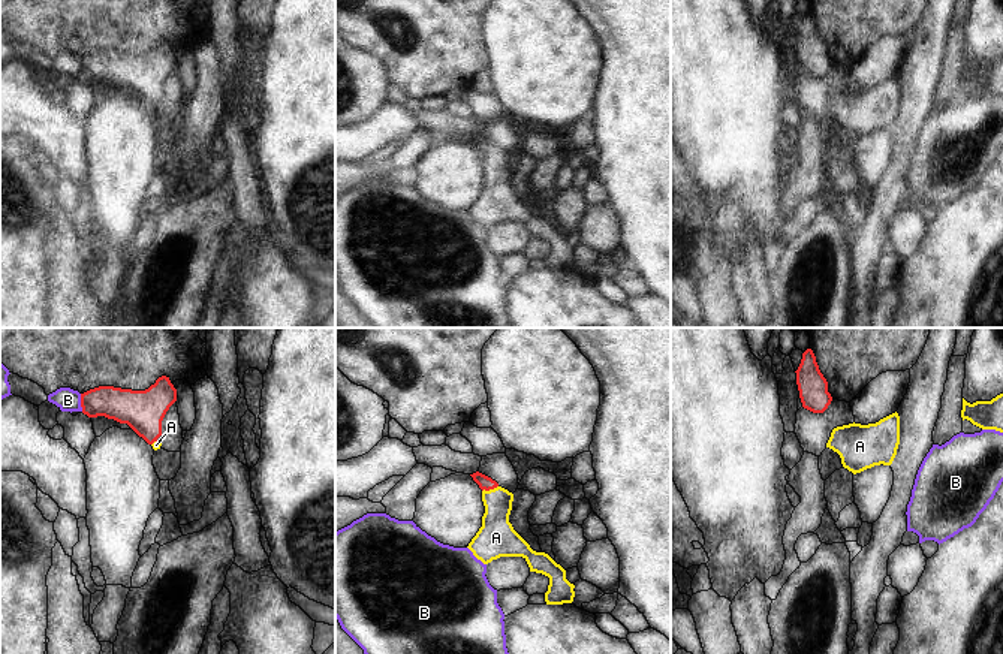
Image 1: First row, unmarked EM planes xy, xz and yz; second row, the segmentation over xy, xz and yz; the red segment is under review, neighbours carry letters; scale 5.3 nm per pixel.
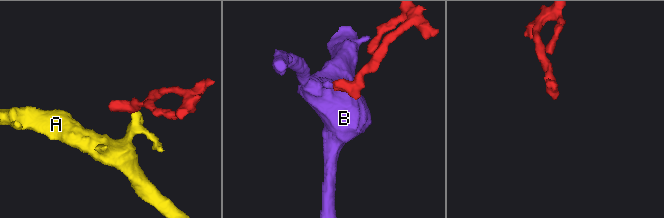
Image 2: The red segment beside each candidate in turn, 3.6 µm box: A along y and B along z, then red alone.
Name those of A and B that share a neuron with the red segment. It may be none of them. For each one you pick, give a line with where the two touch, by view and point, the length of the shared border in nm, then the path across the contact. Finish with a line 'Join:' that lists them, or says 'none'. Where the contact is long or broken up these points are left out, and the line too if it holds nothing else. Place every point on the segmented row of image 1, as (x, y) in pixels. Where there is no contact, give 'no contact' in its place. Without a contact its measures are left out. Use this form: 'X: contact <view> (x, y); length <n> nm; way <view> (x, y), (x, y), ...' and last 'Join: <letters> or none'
A: contact xz (490, 488); length 90 nm; way xz (484, 482), (490, 488), (496, 499), (496, 533)
Join: A

